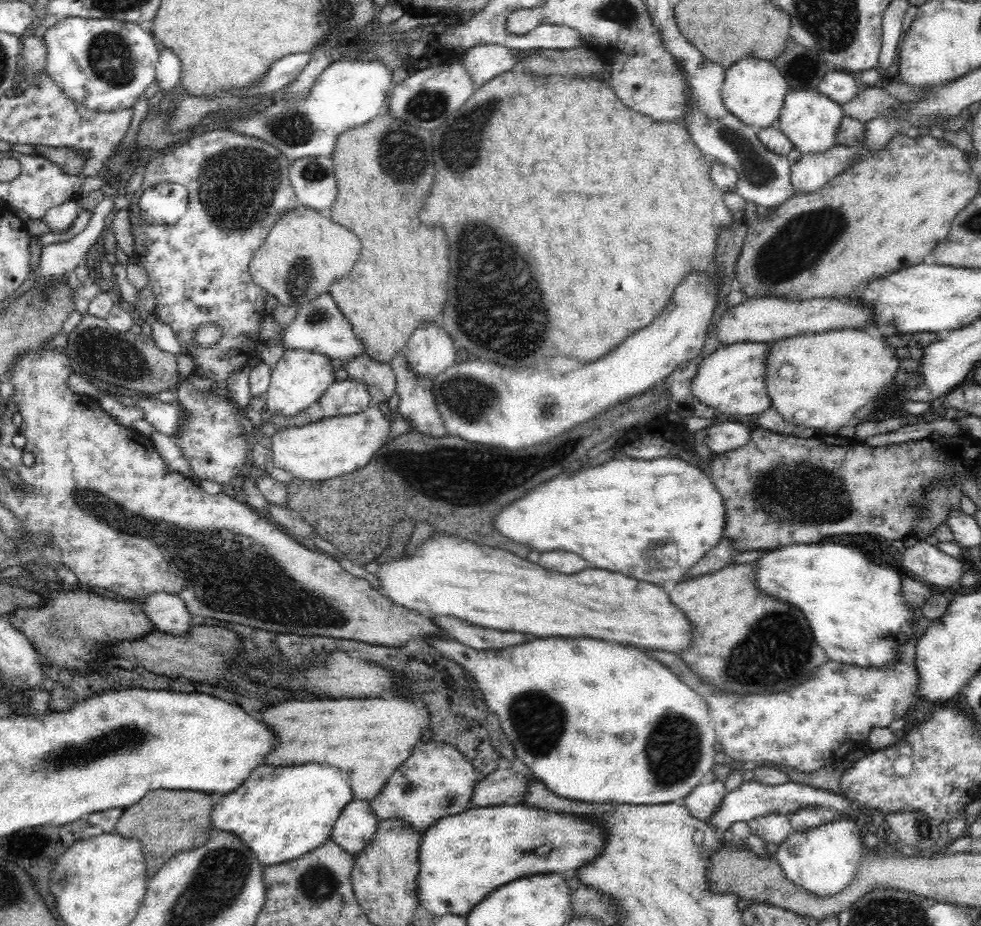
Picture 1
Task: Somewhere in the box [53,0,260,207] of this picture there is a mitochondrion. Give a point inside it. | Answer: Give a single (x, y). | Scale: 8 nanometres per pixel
(109, 53)

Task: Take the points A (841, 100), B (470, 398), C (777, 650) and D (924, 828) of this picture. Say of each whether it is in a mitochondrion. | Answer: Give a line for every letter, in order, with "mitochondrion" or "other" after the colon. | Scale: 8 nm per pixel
A: other
B: mitochondrion
C: mitochondrion
D: mitochondrion

